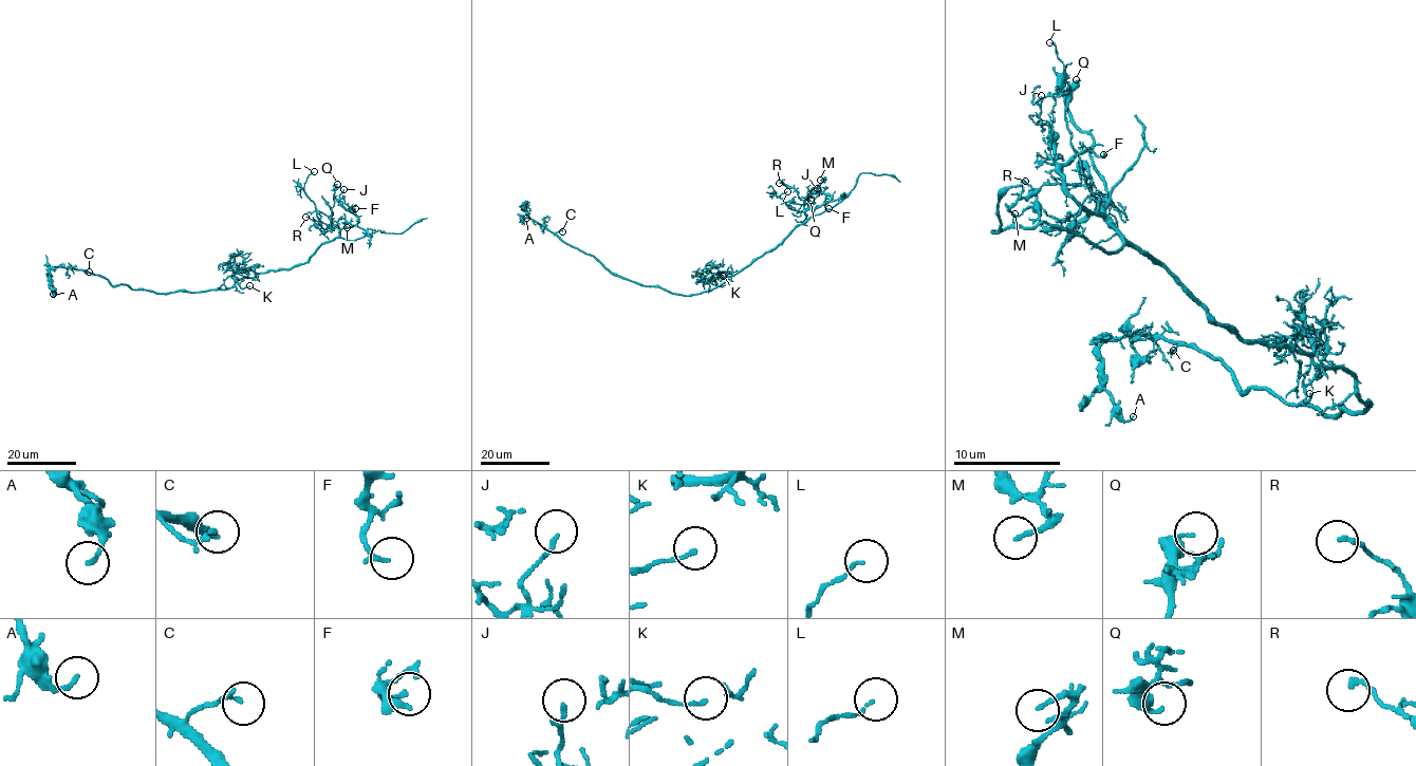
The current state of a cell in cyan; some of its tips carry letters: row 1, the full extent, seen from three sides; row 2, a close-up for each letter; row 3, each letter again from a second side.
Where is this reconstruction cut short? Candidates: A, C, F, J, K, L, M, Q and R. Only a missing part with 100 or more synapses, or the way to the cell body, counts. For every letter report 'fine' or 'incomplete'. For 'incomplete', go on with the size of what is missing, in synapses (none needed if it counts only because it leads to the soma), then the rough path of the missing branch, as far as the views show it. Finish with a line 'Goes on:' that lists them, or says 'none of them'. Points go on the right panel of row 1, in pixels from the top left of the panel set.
A: fine
C: fine
F: fine
J: fine
K: fine
L: fine
M: fine
Q: fine
R: fine
Goes on: none of them

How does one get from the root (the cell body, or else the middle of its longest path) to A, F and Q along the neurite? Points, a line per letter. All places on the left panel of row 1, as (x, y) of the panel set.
A: (237, 281), (225, 290), (155, 293), (113, 285), (84, 269), (54, 266), (49, 271), (53, 294)
F: (237, 281), (304, 264), (322, 244), (333, 240), (342, 228), (357, 222), (351, 208), (355, 208)
Q: (237, 281), (304, 264), (322, 244), (339, 235), (339, 229), (330, 222), (334, 186), (337, 184)

